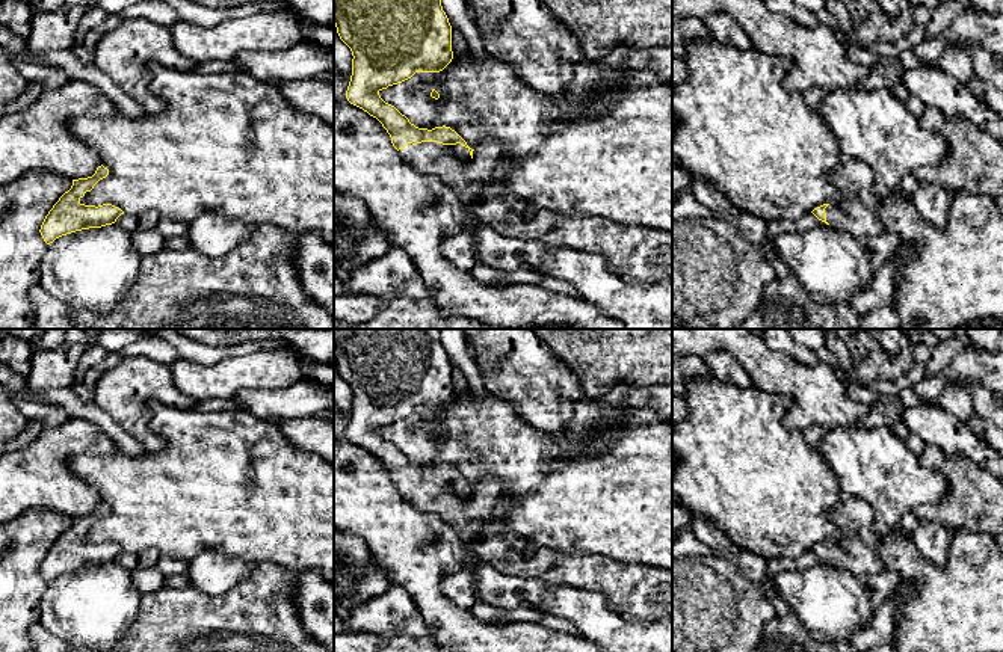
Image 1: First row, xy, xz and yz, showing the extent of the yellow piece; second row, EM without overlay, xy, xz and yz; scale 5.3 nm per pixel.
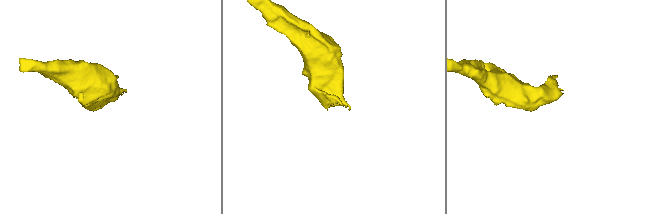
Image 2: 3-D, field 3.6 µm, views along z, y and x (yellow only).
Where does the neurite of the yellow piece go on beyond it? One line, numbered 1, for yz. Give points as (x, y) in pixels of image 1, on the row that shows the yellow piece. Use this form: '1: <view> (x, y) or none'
1: yz (855, 212)

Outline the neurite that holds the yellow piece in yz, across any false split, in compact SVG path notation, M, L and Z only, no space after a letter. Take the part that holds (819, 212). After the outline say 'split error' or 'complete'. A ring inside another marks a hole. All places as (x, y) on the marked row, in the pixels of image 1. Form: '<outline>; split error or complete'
M863 161L844 163L828 175L841 192L835 204L823 204L811 213L826 225L846 231L856 238L884 231L876 214L879 198L873 193L873 175Z; split error

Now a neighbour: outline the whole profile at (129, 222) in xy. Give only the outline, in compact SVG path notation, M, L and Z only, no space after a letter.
M124 213L116 219L115 225L130 234L134 234L137 231L139 217L134 214Z

